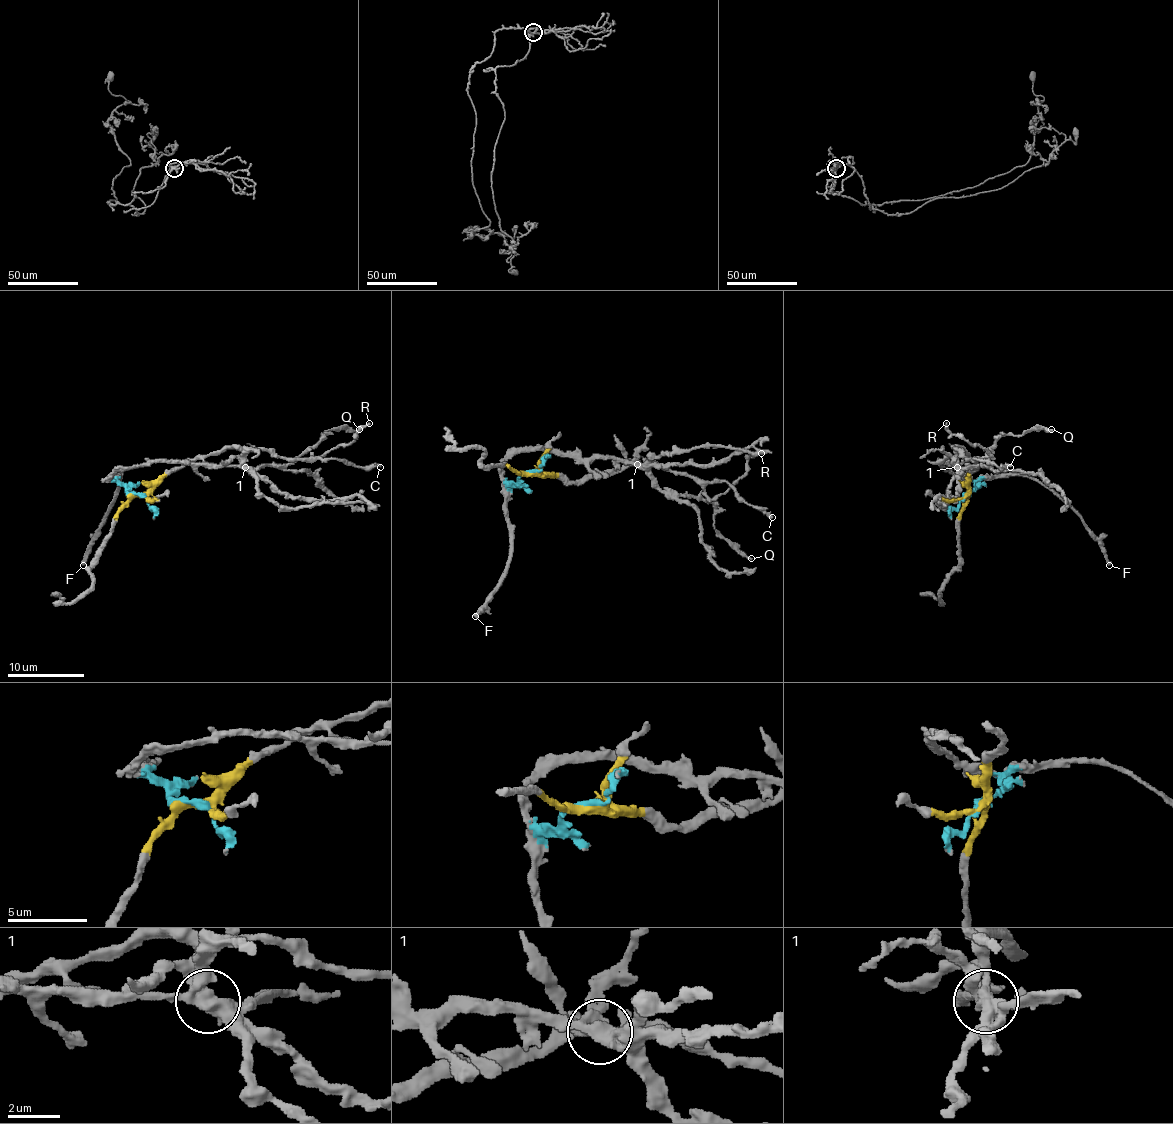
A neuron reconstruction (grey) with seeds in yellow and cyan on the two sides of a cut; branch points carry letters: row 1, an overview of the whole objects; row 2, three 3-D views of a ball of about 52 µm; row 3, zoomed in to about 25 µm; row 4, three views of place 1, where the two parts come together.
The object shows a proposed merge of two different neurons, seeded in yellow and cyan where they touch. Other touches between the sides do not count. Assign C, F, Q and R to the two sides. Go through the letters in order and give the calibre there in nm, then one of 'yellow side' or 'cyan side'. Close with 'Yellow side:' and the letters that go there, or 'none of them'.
C: 320 nm | yellow side
F: 360 nm | cyan side
Q: 220 nm | cyan side
R: 240 nm | yellow side
Yellow side: C, R

